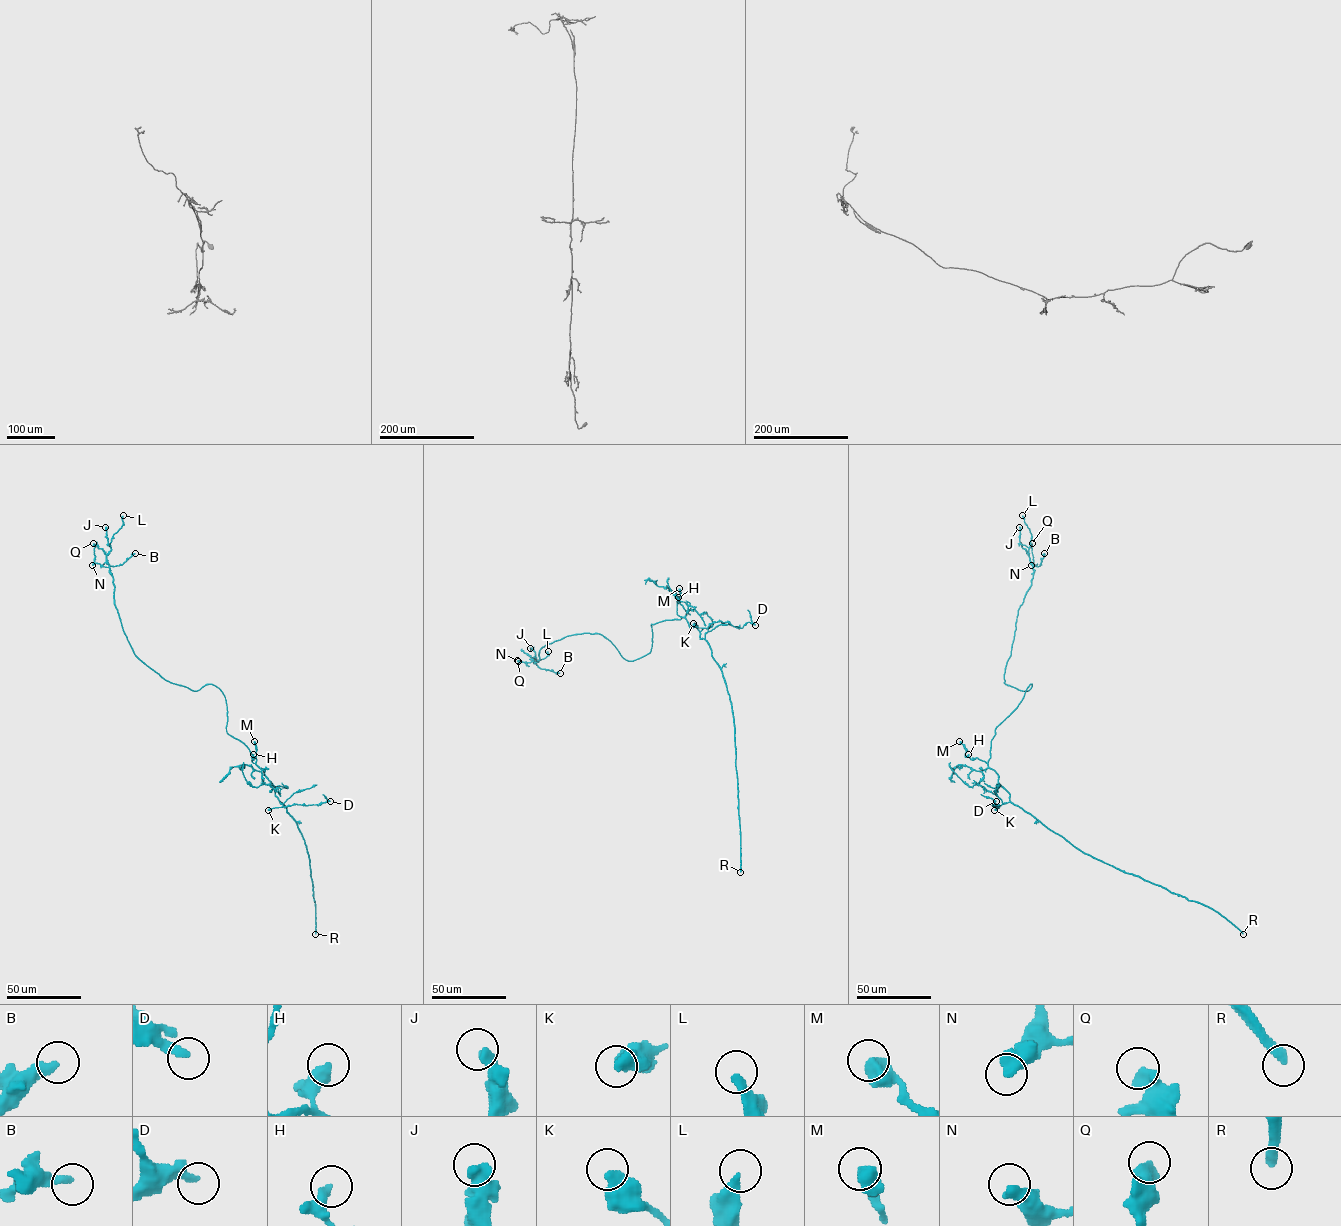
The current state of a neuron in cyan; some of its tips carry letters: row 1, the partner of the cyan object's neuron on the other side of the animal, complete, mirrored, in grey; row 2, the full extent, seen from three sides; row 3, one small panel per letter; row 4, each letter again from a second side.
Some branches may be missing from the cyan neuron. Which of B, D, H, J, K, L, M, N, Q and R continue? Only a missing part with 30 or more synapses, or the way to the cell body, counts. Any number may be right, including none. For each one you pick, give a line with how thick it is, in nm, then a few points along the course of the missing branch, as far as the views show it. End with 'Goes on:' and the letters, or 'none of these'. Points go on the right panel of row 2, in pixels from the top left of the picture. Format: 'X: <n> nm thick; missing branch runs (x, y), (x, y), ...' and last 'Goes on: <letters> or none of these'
R: 320 nm thick
Goes on: R

